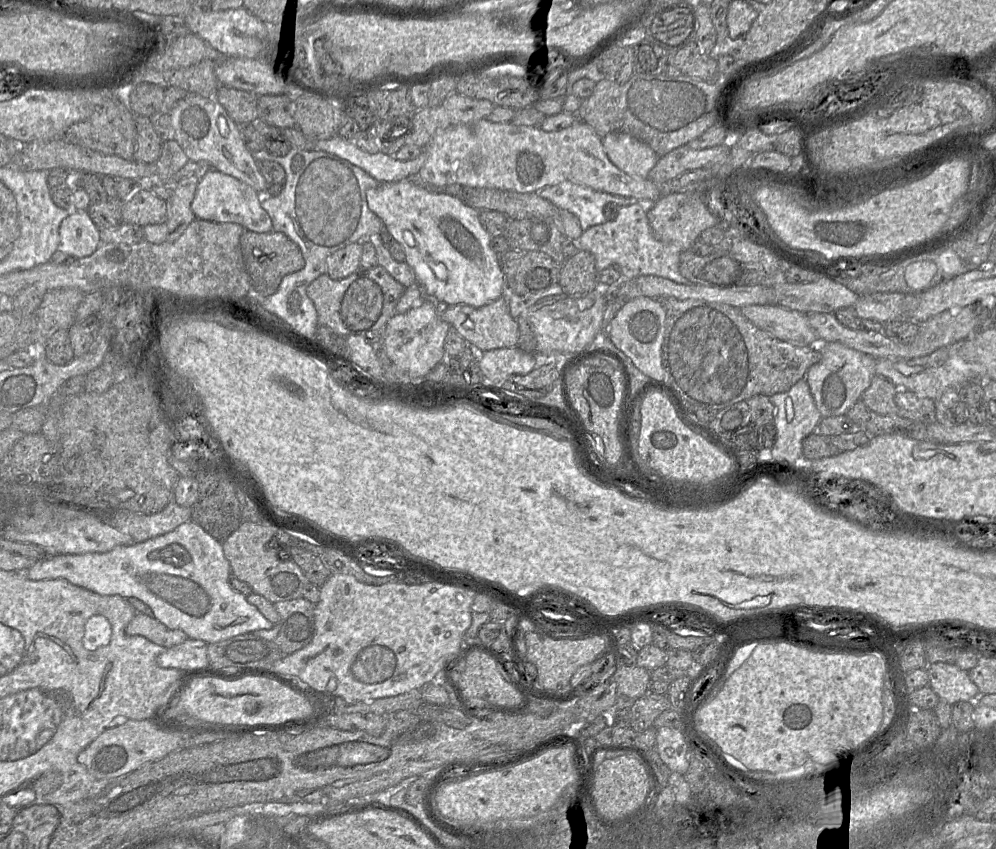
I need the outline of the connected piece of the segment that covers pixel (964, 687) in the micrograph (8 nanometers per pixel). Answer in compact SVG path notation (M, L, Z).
M937 662L928 664L926 668L929 676L929 686L938 695L940 700L945 700L953 705L959 701L975 701L980 694L976 684L969 677L968 671L960 669L955 663Z

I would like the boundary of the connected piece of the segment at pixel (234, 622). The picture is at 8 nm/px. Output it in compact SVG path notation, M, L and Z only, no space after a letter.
M191 520L166 534L143 542L118 546L109 552L50 556L37 560L25 571L25 576L33 581L64 579L100 595L137 598L149 606L153 617L168 628L181 630L188 638L202 640L207 644L274 627L273 623L247 601L246 596L231 586L230 574L231 567L224 555L222 542L214 539Z

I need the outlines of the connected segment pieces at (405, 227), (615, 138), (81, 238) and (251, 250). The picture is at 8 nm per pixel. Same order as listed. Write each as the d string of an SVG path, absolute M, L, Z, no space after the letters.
M409 179L380 183L376 188L367 191L368 207L383 221L384 227L395 241L404 248L405 262L413 268L417 284L425 298L442 306L483 307L496 301L502 297L504 273L499 255L490 246L492 236L482 225L479 211L456 196L430 191L431 189L437 188L424 188Z
M622 132L606 134L602 137L602 145L616 167L639 178L647 178L659 158L648 144Z
M74 209L60 224L58 250L75 259L89 256L101 244L99 232L87 211Z
M245 230L240 237L240 247L251 285L264 296L274 294L284 276L295 273L305 266L298 245L280 232L256 233Z

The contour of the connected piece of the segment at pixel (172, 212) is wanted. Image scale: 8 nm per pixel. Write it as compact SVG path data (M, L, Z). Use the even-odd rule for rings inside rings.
M190 176L182 179L173 187L173 194L167 200L167 242L178 239L187 226L195 220L191 210L191 203L199 183L198 176Z

